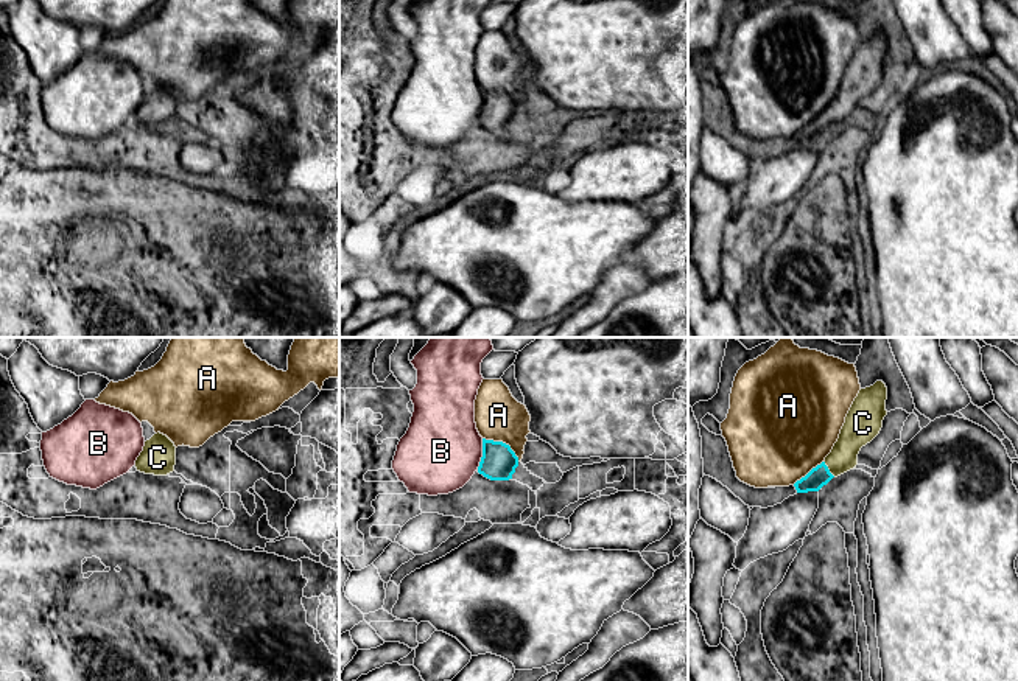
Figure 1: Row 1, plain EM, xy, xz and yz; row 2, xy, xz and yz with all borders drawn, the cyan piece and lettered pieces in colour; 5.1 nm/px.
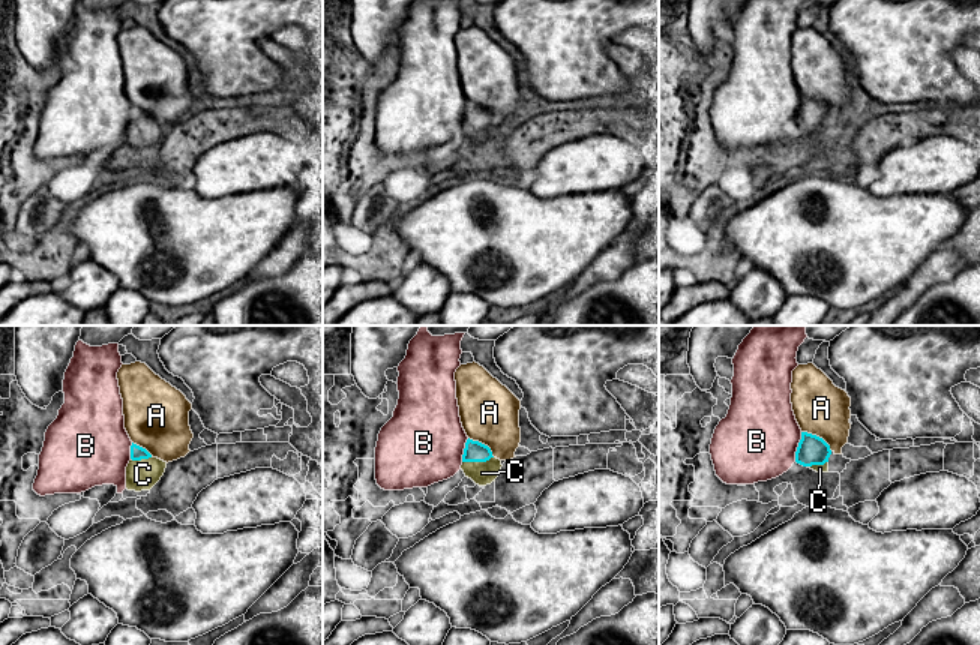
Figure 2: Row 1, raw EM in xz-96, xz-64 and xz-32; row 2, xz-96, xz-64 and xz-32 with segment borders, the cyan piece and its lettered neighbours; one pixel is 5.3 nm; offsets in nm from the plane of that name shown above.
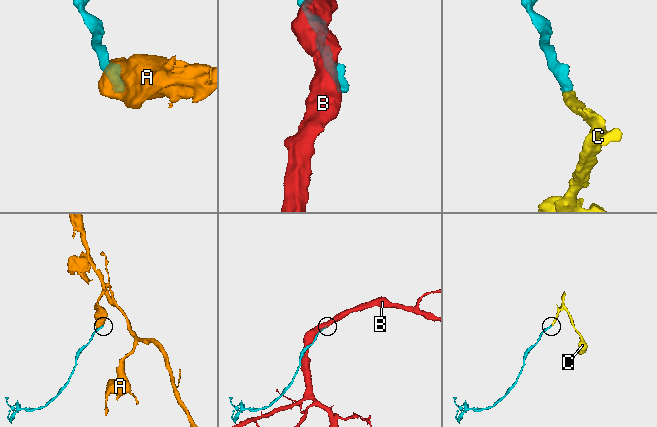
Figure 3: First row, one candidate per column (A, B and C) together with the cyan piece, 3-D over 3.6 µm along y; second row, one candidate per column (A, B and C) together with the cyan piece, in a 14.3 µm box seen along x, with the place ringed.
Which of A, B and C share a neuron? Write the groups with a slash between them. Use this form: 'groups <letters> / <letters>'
groups A / B / C

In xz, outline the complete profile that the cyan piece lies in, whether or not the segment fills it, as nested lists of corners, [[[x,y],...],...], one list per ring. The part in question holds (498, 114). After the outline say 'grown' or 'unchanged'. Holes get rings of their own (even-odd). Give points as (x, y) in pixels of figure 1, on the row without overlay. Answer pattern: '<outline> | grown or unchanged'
[[[483,90],[483,109],[478,124],[490,132],[509,132],[518,118],[518,109],[509,96]]] | unchanged

